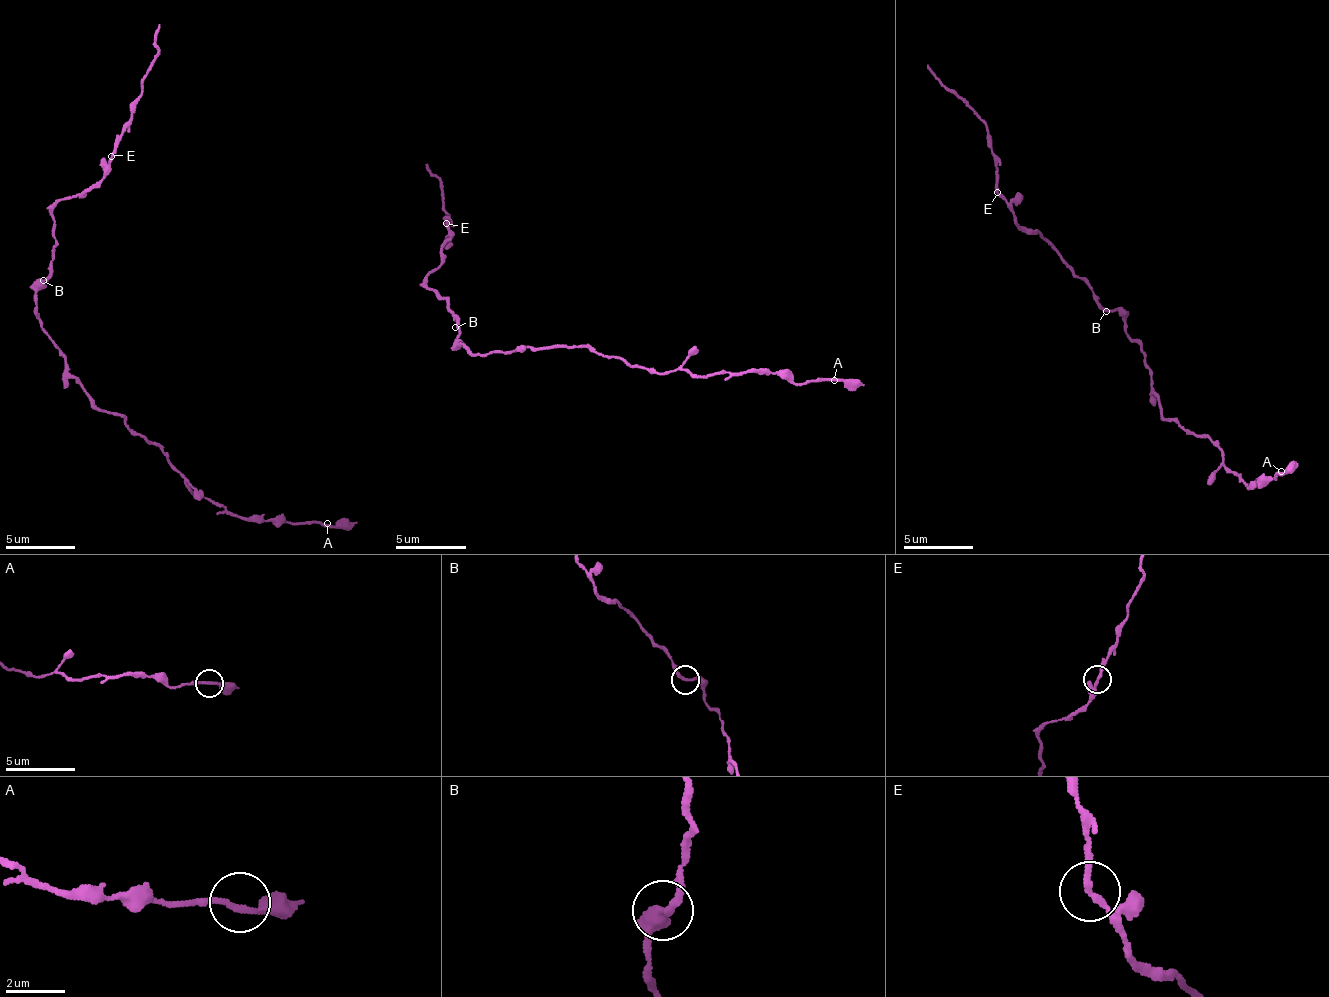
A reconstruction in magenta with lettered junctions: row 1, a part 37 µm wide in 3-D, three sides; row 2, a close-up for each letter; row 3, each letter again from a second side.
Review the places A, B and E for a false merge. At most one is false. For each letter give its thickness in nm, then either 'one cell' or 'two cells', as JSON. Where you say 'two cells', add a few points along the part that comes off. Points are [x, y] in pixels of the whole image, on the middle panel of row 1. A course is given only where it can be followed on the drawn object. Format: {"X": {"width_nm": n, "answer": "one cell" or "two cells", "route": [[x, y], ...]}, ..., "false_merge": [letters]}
{"A": {"width_nm": 200, "answer": "one cell"}, "B": {"width_nm": 190, "answer": "one cell"}, "E": {"width_nm": 200, "answer": "one cell"}, "false_merge": []}

